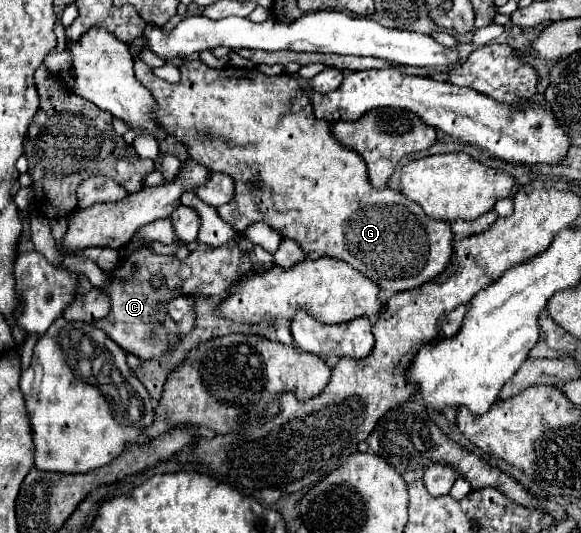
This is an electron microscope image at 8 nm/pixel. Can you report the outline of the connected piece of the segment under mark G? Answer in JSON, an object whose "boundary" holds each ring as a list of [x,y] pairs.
{"boundary":[[[135,59],[137,81],[147,87],[157,101],[157,125],[179,143],[185,143],[195,161],[233,177],[235,195],[227,205],[217,207],[217,213],[235,227],[237,233],[243,233],[253,221],[265,221],[275,231],[281,231],[283,239],[293,239],[311,257],[331,255],[343,259],[355,265],[363,275],[373,277],[381,289],[393,293],[421,287],[421,283],[435,279],[449,267],[449,259],[453,257],[453,231],[449,223],[427,217],[423,209],[401,191],[391,187],[375,189],[369,183],[361,155],[343,147],[335,139],[329,123],[315,119],[309,99],[297,89],[297,79],[285,73],[267,77],[257,69],[211,69],[199,59],[185,61],[179,71],[181,81],[167,83],[153,75],[149,65]]]}

